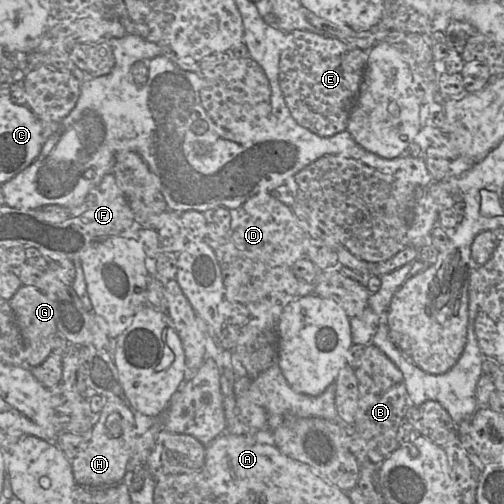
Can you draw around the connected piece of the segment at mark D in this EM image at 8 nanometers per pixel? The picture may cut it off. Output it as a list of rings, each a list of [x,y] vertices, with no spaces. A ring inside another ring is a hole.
[[[258,193],[247,199],[240,207],[229,209],[229,211],[231,216],[229,240],[220,244],[214,252],[221,268],[224,298],[231,302],[242,303],[249,310],[249,321],[240,326],[233,352],[240,359],[247,376],[254,379],[277,361],[277,322],[282,311],[288,304],[301,297],[315,295],[314,283],[297,279],[293,273],[293,264],[299,259],[308,258],[315,263],[320,271],[334,269],[339,265],[339,262],[335,249],[328,247],[325,242],[311,237],[299,225],[291,208],[271,193]]]

